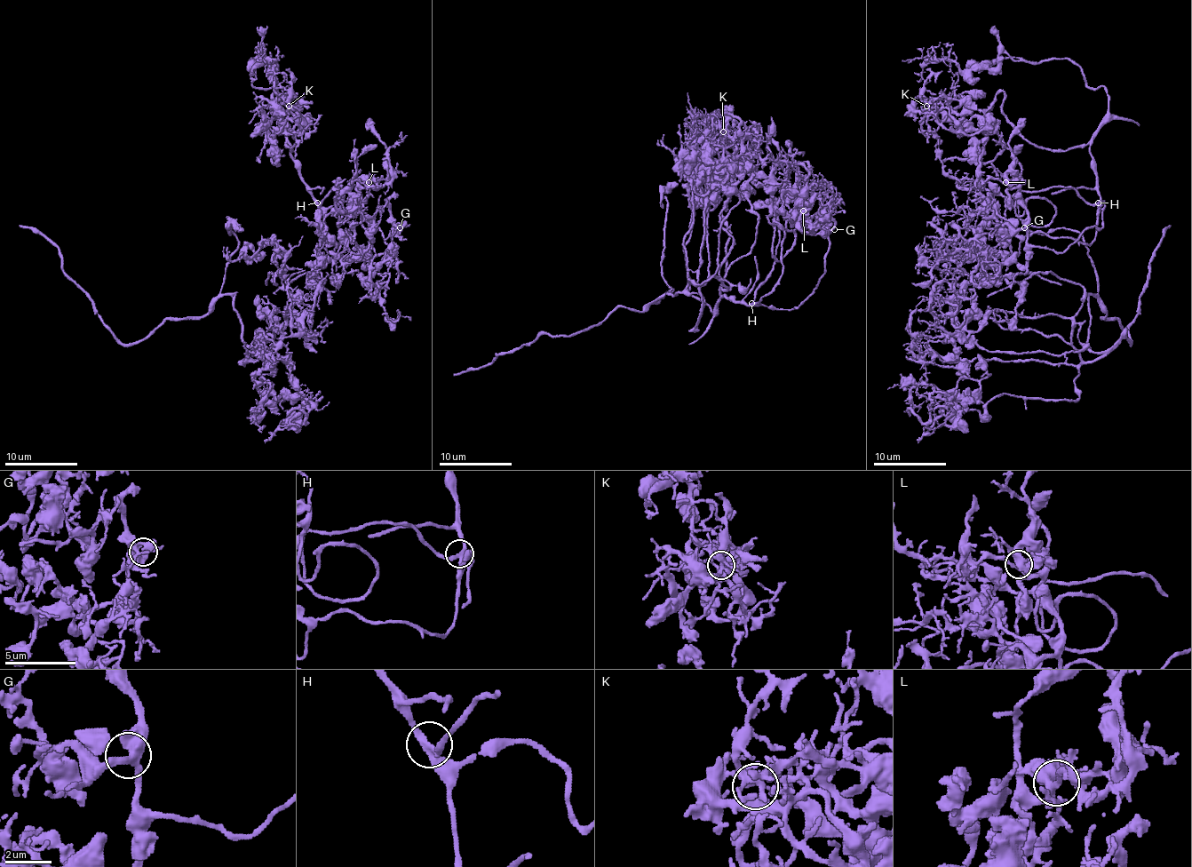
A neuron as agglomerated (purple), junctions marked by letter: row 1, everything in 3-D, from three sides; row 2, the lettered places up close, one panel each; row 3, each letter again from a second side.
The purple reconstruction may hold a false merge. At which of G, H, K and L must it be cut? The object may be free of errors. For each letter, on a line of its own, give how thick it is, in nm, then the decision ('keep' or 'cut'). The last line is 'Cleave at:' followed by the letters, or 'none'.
G: 300 nm | keep
H: 280 nm | keep
K: 280 nm | keep
L: 280 nm | keep
Cleave at: none

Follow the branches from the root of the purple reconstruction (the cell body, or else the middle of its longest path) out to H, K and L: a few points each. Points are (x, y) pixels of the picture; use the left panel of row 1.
H: (321, 285), (334, 290), (343, 276), (337, 257), (349, 236), (339, 233), (349, 233), (330, 243), (318, 202)
K: (321, 285), (343, 276), (349, 233), (325, 238), (287, 144), (289, 106)
L: (321, 285), (336, 289), (343, 276), (337, 257), (354, 238), (351, 196), (337, 193), (354, 202), (369, 182)

